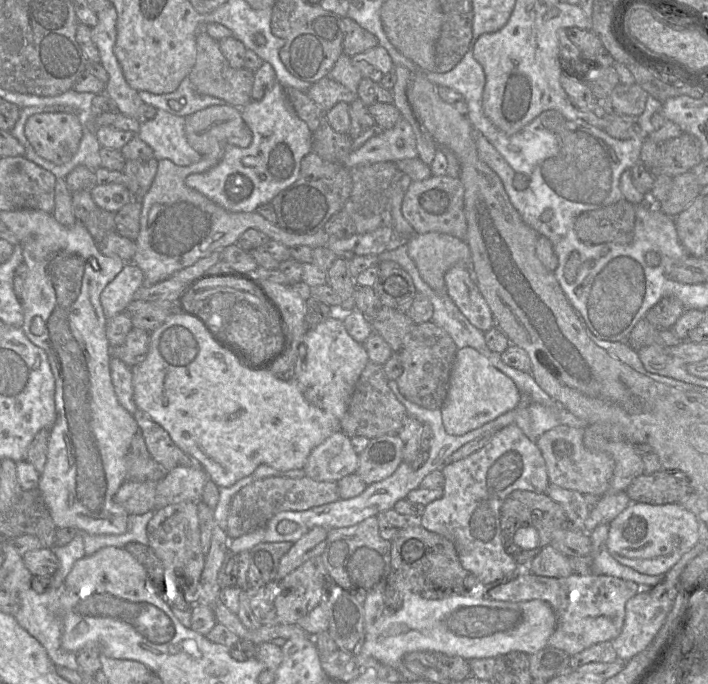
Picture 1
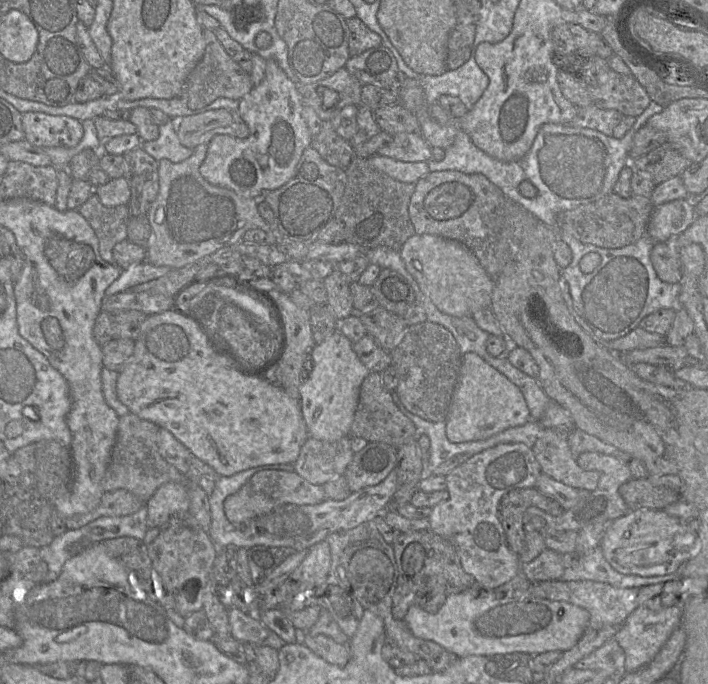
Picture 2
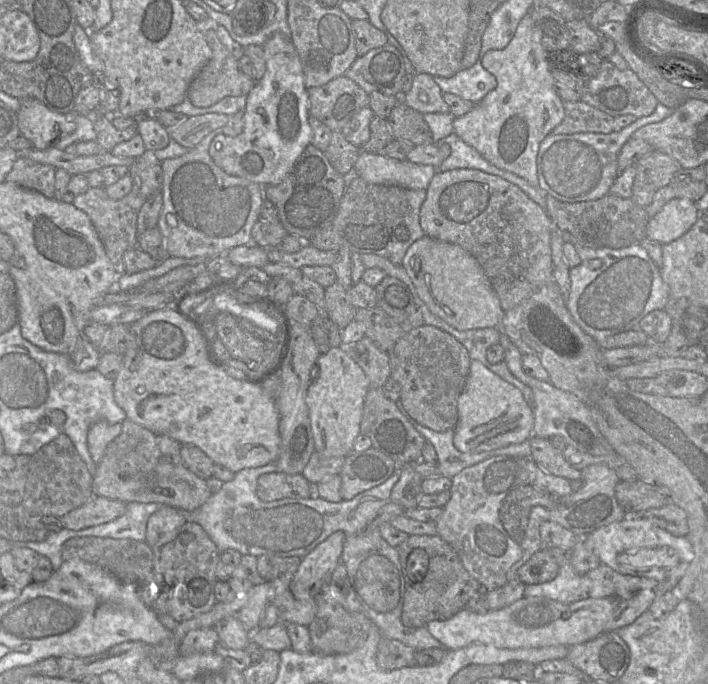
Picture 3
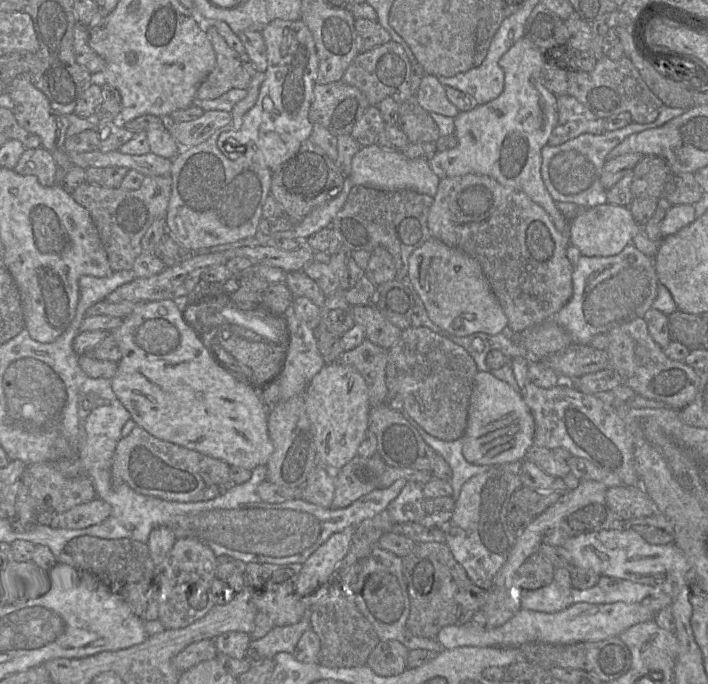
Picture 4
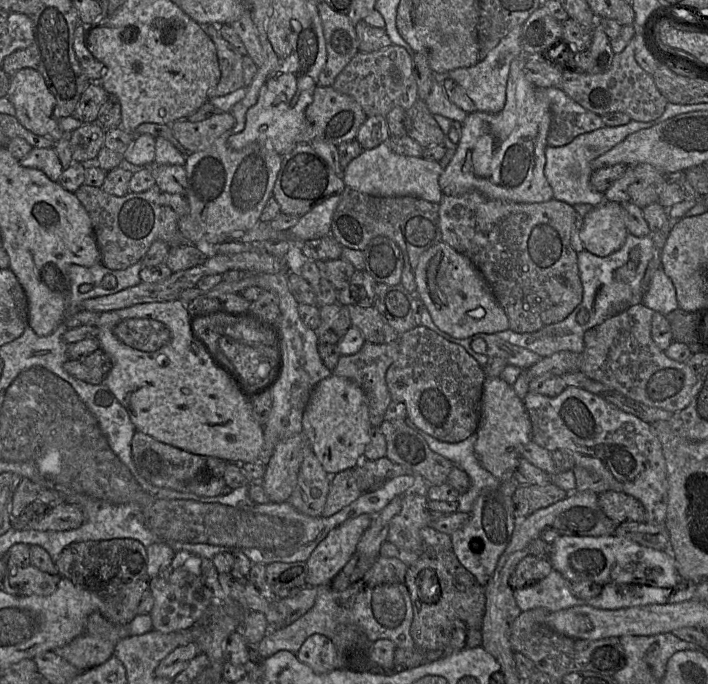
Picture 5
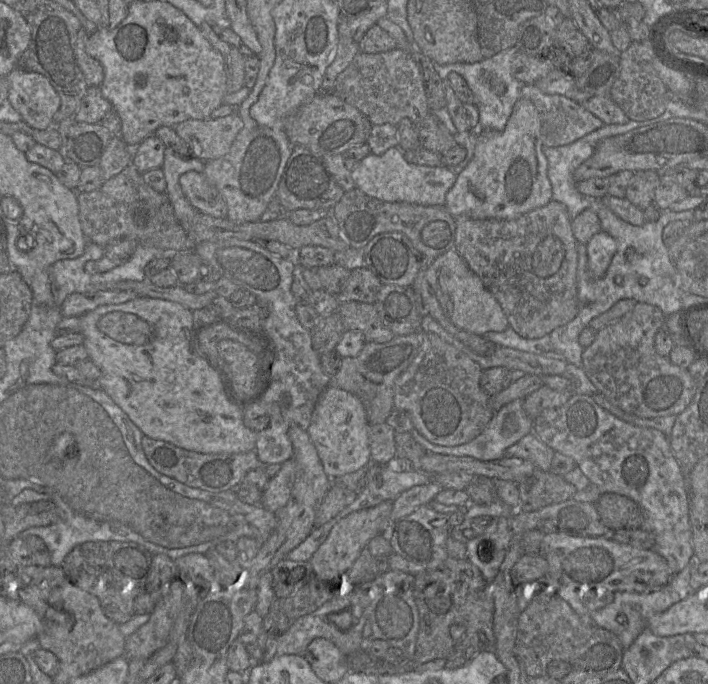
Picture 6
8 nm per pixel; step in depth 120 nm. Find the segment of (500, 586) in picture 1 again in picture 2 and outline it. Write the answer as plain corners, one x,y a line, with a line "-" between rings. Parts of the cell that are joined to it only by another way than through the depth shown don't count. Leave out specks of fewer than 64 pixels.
551,580
551,581
540,581
540,582
532,582
530,583
529,587
526,590
515,590
511,593
504,594
506,597
540,597
545,598
553,601
564,601
571,603
573,605
579,606
581,608
586,609
590,614
588,629
601,629
606,626
621,626
627,619
627,617
633,612
638,606
644,604
646,601
650,600
651,598
660,595
661,593
679,593
680,598
680,588
681,588
682,582
681,580
671,580
667,581
665,583
658,583
658,584
652,584
647,586
640,586
640,587
630,587
630,588
617,588
614,587
608,583
603,582
596,582
596,581
590,581
590,580
580,580
580,581
562,581
562,580

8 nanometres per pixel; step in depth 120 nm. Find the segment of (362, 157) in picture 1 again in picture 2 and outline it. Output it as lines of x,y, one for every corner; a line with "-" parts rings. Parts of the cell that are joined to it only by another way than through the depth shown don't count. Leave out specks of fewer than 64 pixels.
400,133
376,155
403,162
428,162
432,160
432,147
420,133

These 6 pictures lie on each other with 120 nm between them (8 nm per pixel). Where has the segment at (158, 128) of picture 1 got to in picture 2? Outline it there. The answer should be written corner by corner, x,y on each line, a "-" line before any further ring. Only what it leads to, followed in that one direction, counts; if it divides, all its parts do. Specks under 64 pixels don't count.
170,119
159,126
159,136
153,141
142,141
141,147
155,160
167,159
173,163
180,163
193,154
193,150
183,146
175,131
175,120

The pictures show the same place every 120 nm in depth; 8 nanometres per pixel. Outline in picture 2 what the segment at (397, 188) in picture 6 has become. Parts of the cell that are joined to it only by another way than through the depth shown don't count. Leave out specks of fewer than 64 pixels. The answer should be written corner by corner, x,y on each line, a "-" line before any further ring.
374,155
368,158
370,167
404,183
416,183
430,173
427,162
403,162
390,157

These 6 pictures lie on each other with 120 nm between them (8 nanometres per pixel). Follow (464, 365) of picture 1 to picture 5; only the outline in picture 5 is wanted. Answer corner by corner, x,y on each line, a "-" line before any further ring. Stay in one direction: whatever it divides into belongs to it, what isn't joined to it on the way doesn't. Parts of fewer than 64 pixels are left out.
486,377
480,408
480,422
476,431
474,451
483,468
504,481
514,478
523,447
531,440
532,425
524,402
513,387
500,377

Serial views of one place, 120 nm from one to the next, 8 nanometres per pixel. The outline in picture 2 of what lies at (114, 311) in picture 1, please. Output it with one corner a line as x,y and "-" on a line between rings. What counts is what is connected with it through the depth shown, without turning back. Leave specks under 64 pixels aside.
147,261
133,264
121,271
120,276
106,289
105,296
110,297
133,286
160,278
171,270
170,267
154,266

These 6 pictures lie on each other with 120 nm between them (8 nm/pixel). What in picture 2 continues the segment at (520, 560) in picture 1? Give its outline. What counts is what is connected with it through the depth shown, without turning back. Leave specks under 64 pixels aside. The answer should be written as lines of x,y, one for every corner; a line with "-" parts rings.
536,487
516,488
505,494
498,503
497,518
503,528
508,547
518,555
525,547
523,516
529,507
537,507
552,516
559,516
564,511
556,499
541,493

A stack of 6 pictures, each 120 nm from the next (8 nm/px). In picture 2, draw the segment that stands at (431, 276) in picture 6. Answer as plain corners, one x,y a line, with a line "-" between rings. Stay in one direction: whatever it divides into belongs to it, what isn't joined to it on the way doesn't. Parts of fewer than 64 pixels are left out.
414,234
403,244
400,255
421,291
441,312
472,317
478,310
490,308
494,280
463,243
436,235

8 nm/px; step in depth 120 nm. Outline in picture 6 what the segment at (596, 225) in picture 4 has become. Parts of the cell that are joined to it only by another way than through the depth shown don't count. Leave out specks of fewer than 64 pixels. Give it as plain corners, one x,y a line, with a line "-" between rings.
604,231
594,234
586,244
587,267
591,279
604,277
614,254
617,251
615,239

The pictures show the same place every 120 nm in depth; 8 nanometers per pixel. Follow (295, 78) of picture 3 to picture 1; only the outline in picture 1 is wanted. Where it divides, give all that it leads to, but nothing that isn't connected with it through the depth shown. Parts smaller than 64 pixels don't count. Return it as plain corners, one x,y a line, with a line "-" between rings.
275,82
260,100
251,100
241,108
243,121
252,132
252,142
246,148
227,144
221,161
205,172
192,173
185,179
188,187
200,192
209,200
230,212
254,212
263,204
271,203
281,191
292,185
299,177
301,160
312,151
312,131
295,112
285,87

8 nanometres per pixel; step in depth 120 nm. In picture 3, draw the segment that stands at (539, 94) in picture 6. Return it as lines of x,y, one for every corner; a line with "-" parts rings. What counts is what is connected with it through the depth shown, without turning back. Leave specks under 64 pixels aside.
576,101
564,103
565,116
562,122
553,129
554,134
575,133
601,133
613,132
613,116
597,109
589,104

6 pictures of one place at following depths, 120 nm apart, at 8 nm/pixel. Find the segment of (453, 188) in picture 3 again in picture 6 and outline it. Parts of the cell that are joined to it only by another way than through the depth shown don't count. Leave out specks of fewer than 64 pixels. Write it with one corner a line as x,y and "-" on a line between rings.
555,200
511,220
473,219
467,216
455,218
455,250
497,299
509,327
523,338
541,338
570,322
579,312
577,241
571,222
567,207

